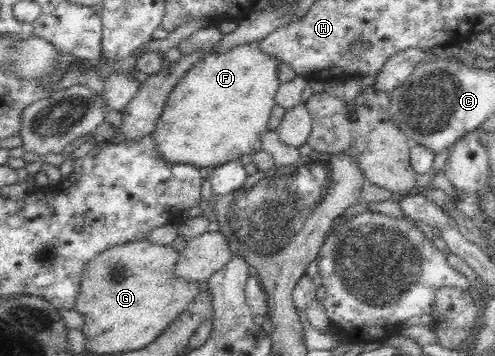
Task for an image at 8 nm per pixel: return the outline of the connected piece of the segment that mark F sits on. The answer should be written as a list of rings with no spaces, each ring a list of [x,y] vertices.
[[[260,41],[245,43],[222,53],[210,52],[202,57],[174,86],[150,135],[160,157],[170,164],[217,167],[260,152],[262,136],[267,131],[267,122],[275,105],[275,96],[281,84],[278,79],[279,61],[275,56],[262,53]]]

